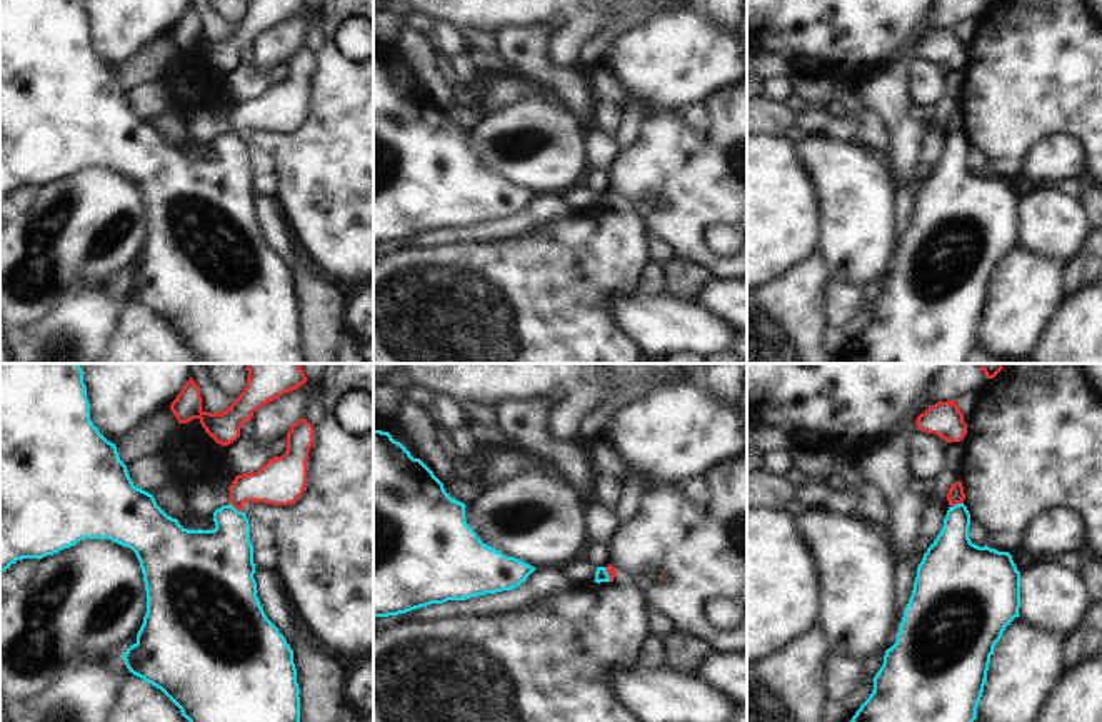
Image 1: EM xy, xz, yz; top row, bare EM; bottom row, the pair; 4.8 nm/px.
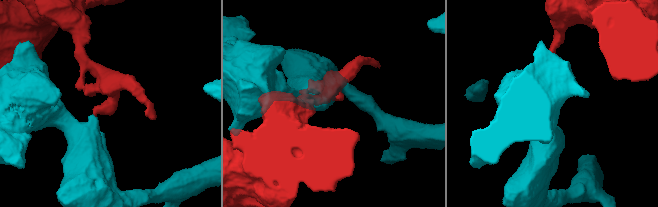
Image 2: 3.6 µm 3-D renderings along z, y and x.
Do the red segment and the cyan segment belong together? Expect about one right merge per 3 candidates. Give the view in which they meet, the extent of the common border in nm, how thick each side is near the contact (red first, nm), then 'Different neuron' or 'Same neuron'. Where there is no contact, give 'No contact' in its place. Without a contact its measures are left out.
Touches red in xy. Shared border 80 nm. Thickness 220 nm (red) against 280 nm. Different neuron

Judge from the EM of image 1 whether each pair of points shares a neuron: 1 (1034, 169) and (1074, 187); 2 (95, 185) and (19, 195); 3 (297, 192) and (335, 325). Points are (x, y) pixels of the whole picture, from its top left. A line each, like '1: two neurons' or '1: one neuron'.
1: two neurons
2: two neurons
3: two neurons

